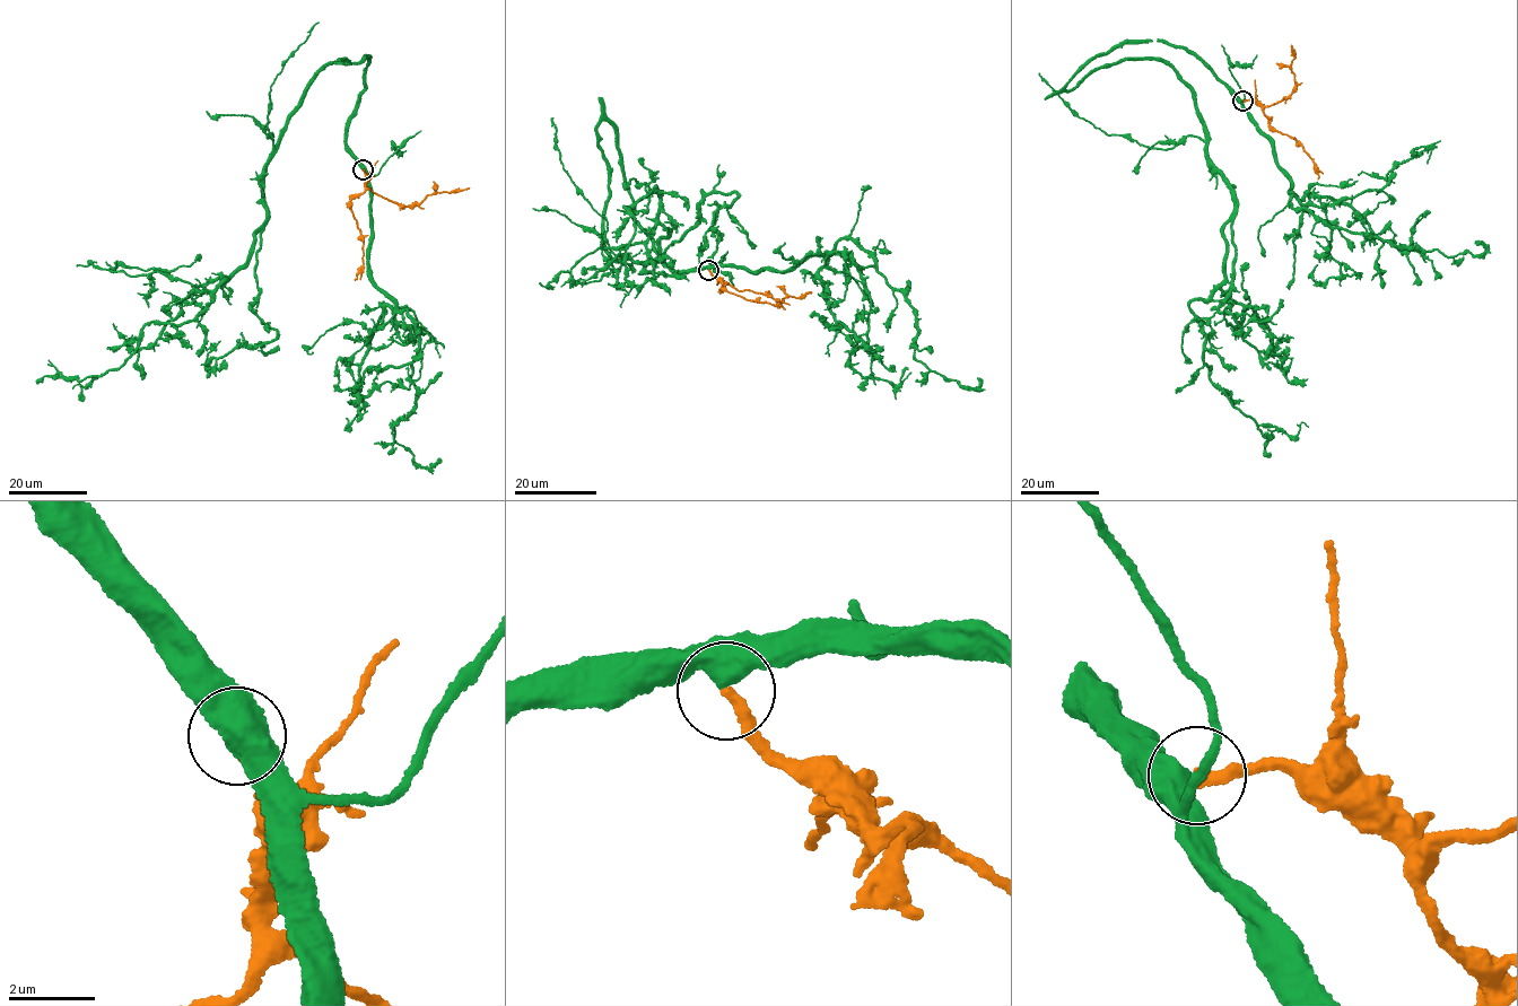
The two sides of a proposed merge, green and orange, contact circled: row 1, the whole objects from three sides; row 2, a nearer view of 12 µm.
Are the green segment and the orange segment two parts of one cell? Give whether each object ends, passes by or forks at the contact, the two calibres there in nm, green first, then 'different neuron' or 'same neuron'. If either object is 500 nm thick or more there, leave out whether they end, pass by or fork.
green forks | orange ends | 400/280 nm | same neuron

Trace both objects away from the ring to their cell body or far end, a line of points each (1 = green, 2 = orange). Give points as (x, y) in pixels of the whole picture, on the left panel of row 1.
1: (364, 169), (346, 140), (371, 55), (313, 78), (212, 303), (72, 388)
2: (363, 169), (367, 187), (412, 208), (429, 194), (469, 187)

